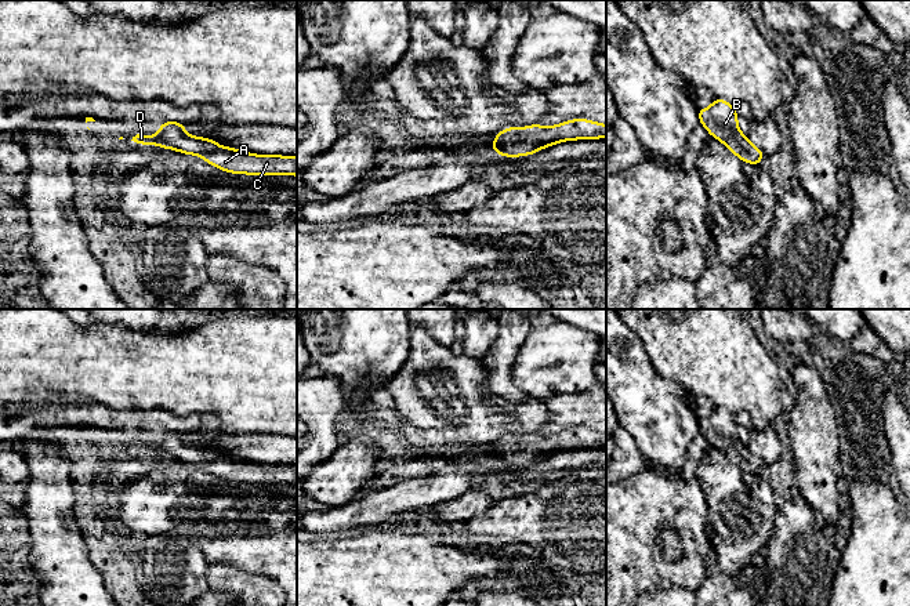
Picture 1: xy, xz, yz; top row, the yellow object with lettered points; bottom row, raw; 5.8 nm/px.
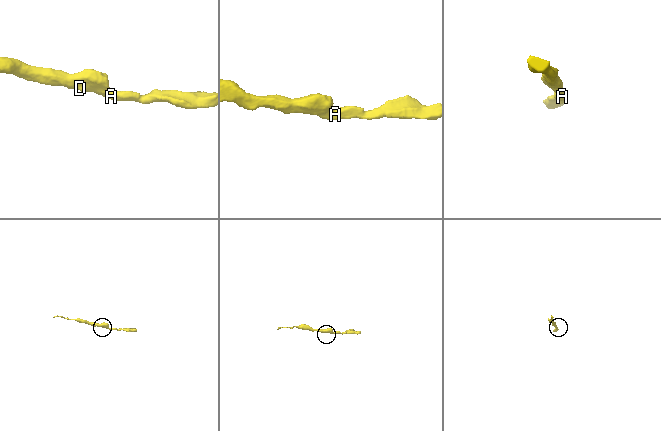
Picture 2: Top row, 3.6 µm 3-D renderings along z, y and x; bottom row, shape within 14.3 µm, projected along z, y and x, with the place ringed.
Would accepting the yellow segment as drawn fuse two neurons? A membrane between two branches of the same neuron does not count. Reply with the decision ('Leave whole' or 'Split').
Leave whole

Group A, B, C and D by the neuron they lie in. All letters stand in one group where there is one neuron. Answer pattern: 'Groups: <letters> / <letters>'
Groups: A B C D

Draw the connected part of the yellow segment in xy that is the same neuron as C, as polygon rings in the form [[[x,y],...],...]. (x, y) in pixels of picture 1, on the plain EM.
[[[166,431],[155,444],[133,446],[131,450],[146,456],[159,454],[184,464],[200,465],[206,472],[222,480],[247,485],[296,485],[297,467],[280,464],[255,464],[240,458],[221,456],[214,449],[189,444],[185,432]]]

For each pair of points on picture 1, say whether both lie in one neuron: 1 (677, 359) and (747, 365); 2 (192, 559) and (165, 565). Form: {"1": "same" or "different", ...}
{"1": "same", "2": "same"}

